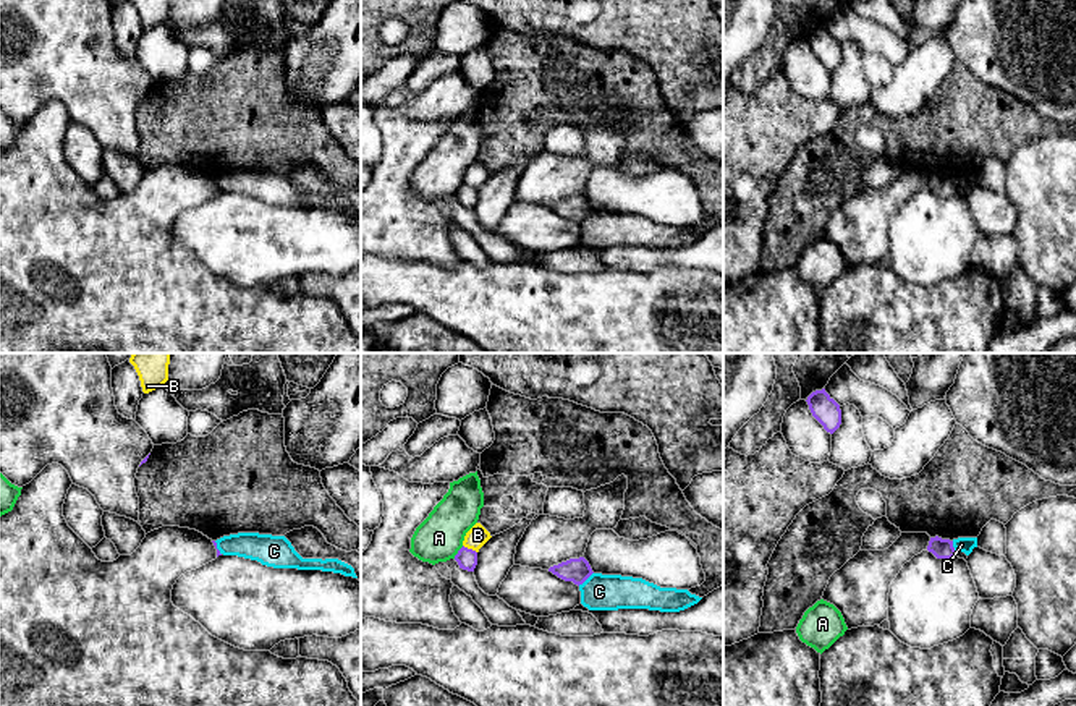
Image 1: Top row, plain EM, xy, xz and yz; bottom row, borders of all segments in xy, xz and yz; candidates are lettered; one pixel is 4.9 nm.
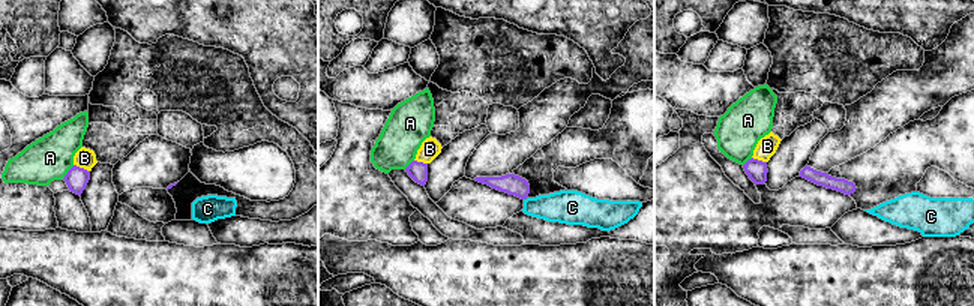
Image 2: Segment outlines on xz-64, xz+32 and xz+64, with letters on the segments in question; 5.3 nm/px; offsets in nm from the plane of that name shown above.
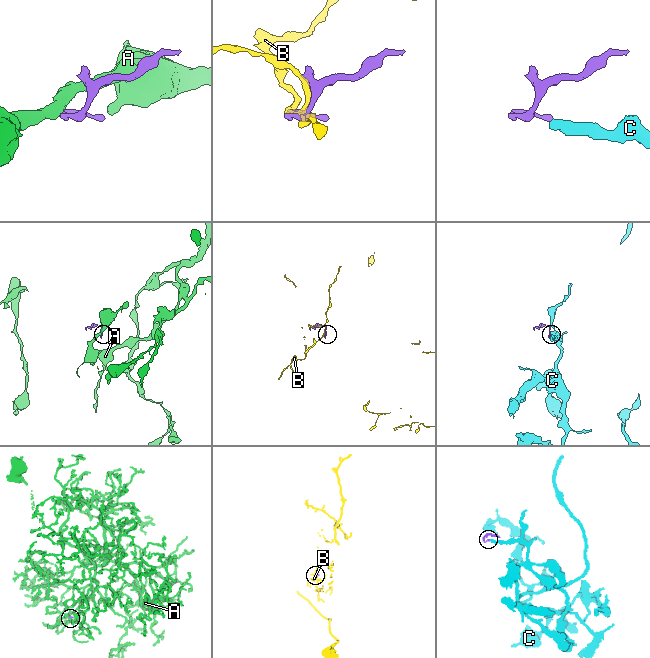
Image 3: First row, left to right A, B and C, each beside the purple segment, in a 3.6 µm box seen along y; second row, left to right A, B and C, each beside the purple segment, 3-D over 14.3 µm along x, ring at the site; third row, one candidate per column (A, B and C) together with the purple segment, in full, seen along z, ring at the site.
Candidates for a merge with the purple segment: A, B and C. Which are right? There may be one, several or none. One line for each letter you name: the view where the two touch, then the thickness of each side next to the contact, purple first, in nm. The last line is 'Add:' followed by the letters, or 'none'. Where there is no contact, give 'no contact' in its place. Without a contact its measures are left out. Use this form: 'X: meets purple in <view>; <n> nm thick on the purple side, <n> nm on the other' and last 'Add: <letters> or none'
Add: none

